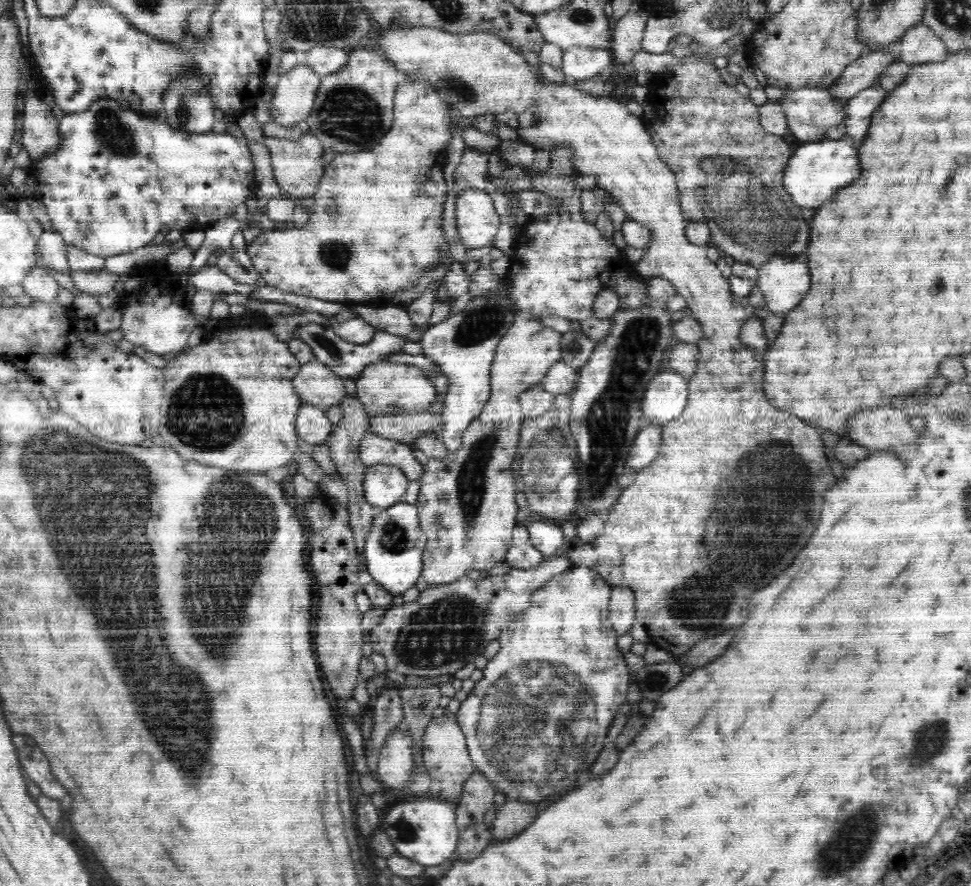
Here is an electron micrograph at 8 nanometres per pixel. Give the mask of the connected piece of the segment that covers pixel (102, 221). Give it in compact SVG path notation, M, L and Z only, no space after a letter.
M98 100L84 111L65 112L64 116L57 120L57 125L58 132L62 136L62 146L56 154L46 156L44 160L33 160L28 174L34 177L36 188L27 196L40 201L46 207L46 213L52 221L53 229L60 233L66 244L77 246L94 256L101 256L105 259L108 256L116 256L116 254L134 252L137 248L152 244L152 240L156 238L156 234L160 234L160 230L164 226L169 226L169 230L181 230L183 232L191 227L194 229L208 227L216 221L235 215L237 206L244 204L248 196L255 196L258 190L257 174L254 173L254 160L251 151L244 140L238 140L227 132L181 133L158 116L150 118L150 116L138 114L138 112L130 110L130 107L118 104L114 100Z

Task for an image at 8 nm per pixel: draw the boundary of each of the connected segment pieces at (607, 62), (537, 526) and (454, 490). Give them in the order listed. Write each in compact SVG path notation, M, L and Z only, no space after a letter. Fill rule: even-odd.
M572 46L564 51L561 70L571 82L590 80L607 67L613 66L610 50Z
M534 516L527 521L527 529L531 545L539 550L545 558L554 556L558 548L566 545L560 524L550 524L550 522Z
M519 314L516 319L513 320L508 332L500 339L496 352L497 354L494 355L494 360L490 367L491 395L489 401L482 409L481 415L466 427L461 438L461 447L457 451L448 451L446 456L443 456L443 459L428 459L426 464L423 465L423 473L419 478L420 494L415 505L418 509L418 516L420 516L421 529L425 532L427 538L423 552L423 571L421 576L430 585L454 582L466 575L468 570L472 569L488 572L492 570L498 562L505 561L506 553L510 548L512 540L512 528L514 528L517 522L516 512L518 512L518 505L516 505L515 501L517 492L515 489L513 474L510 469L512 468L512 461L517 452L521 424L525 420L520 407L518 407L518 400L522 391L538 385L548 372L550 366L561 360L561 333L550 327L546 327L538 318L530 318L526 314Z

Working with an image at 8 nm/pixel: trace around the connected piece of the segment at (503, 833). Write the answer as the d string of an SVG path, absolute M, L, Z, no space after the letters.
M507 800L491 824L491 840L510 840L512 836L518 836L518 832L522 832L522 828L534 820L538 810L540 808L534 802Z

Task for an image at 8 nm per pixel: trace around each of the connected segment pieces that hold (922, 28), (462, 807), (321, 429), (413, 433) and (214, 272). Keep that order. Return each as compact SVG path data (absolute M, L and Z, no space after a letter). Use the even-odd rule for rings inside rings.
M924 24L908 28L901 36L900 61L914 65L940 62L947 54L946 45Z
M475 770L464 783L458 800L441 798L441 801L456 805L457 827L461 833L475 821L484 820L484 814L493 806L496 792L494 785L481 772Z
M304 403L297 414L295 428L298 436L311 445L325 444L334 426L326 417L325 410L310 403Z
M428 410L402 415L369 416L369 432L407 445L420 435L438 435L444 421L441 413Z
M202 266L198 272L190 275L189 281L194 290L209 289L216 294L219 292L238 293L249 297L250 292L254 290L252 285L234 283L234 280L222 272L218 266Z

